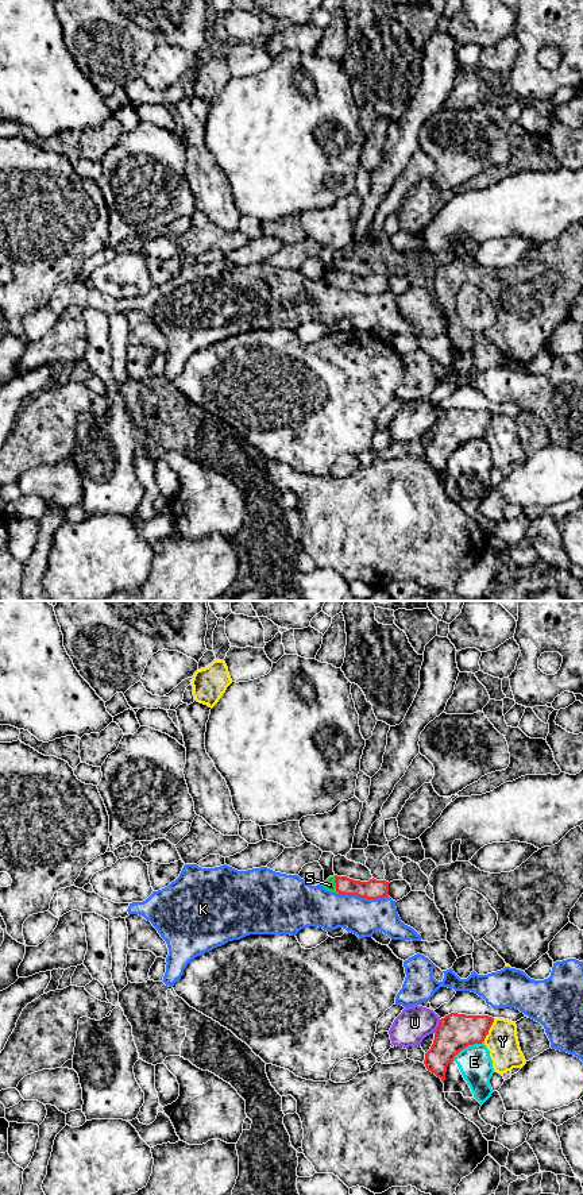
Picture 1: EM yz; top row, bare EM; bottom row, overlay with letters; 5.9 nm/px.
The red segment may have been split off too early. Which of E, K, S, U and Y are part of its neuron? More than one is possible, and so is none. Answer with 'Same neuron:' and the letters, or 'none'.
Same neuron: S

